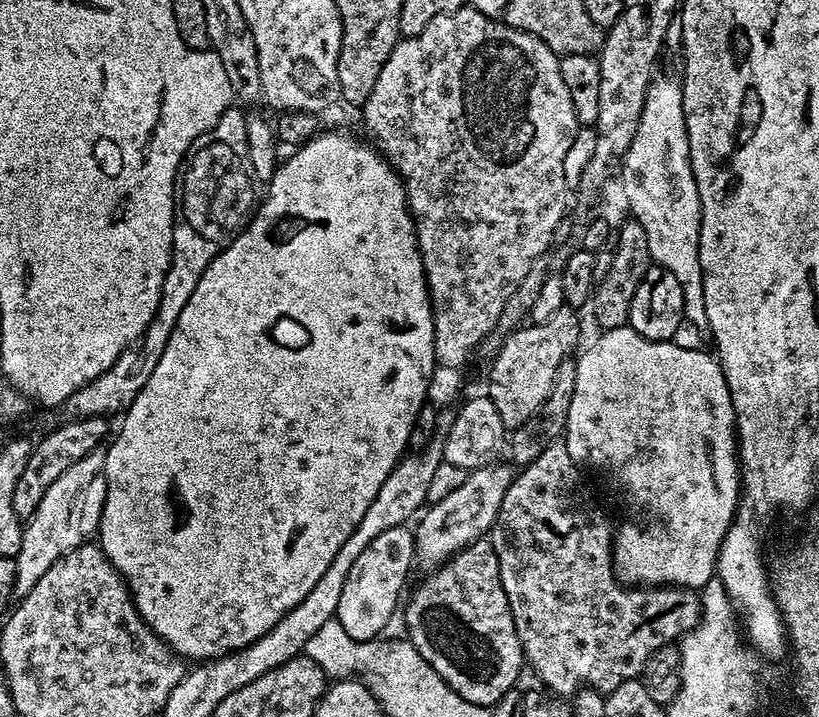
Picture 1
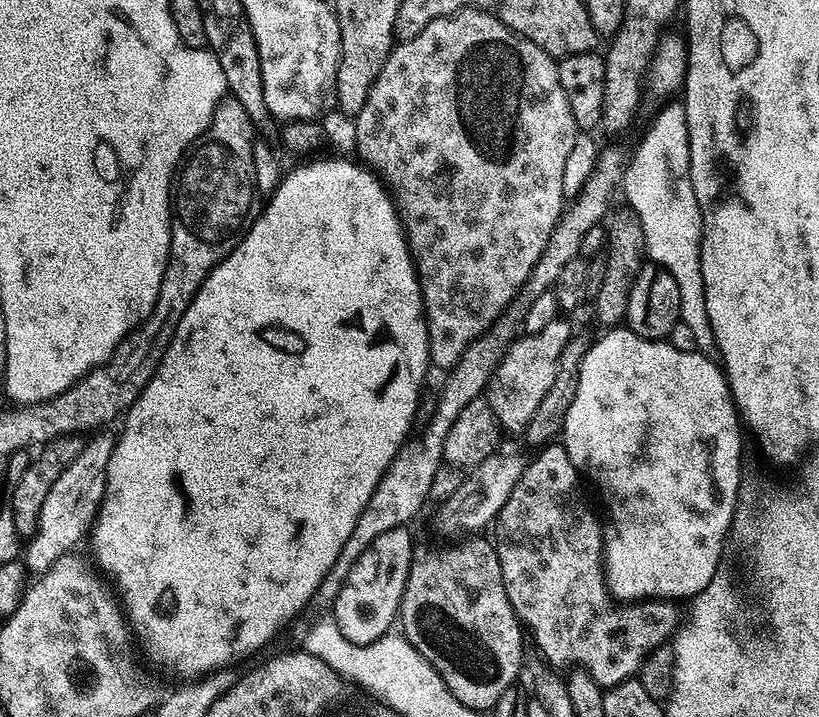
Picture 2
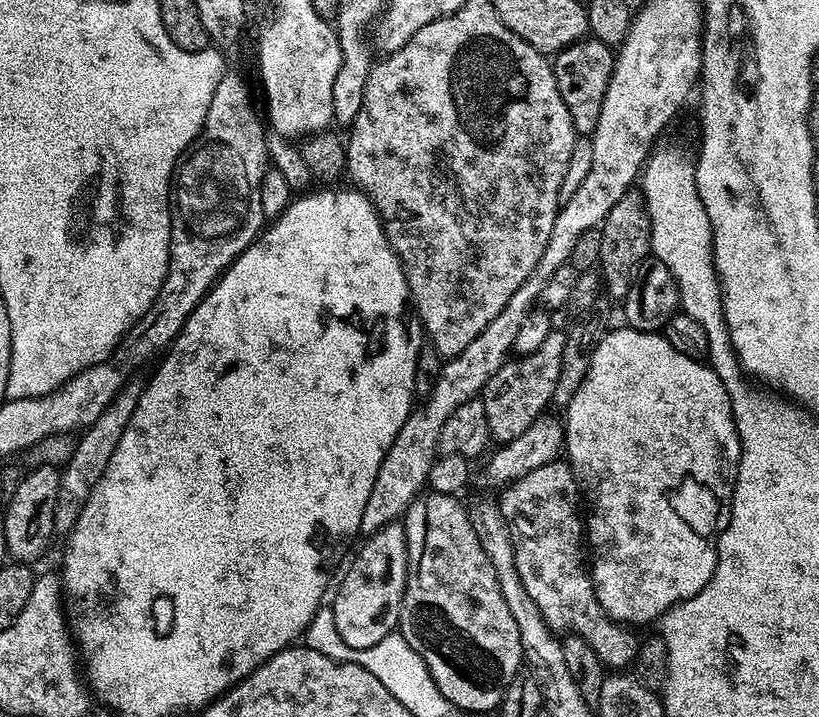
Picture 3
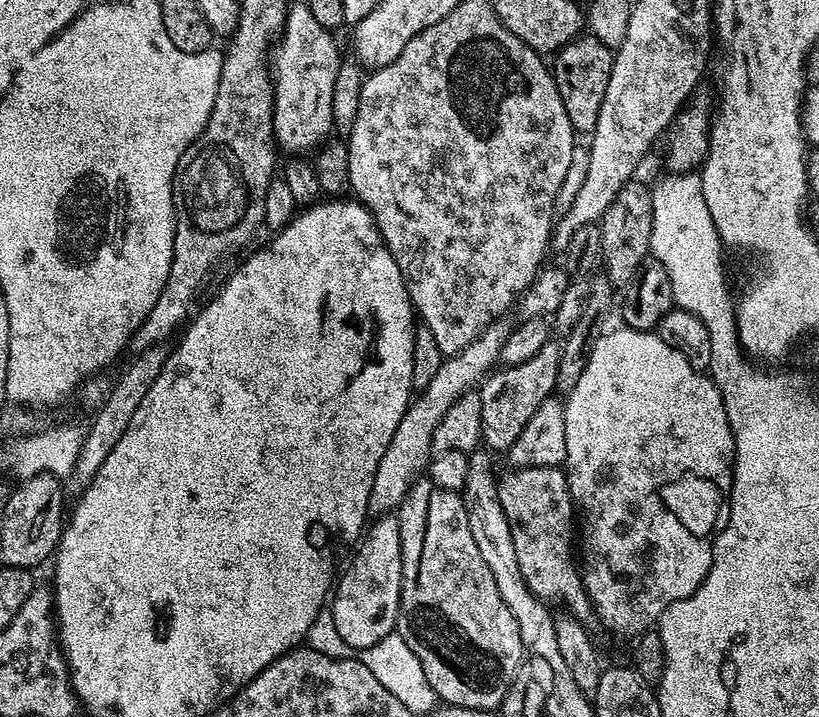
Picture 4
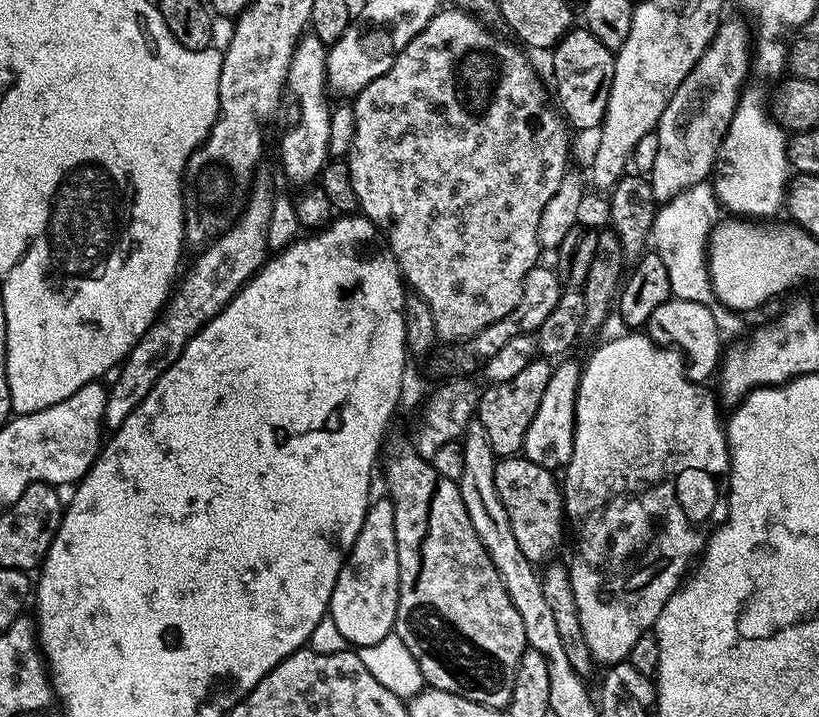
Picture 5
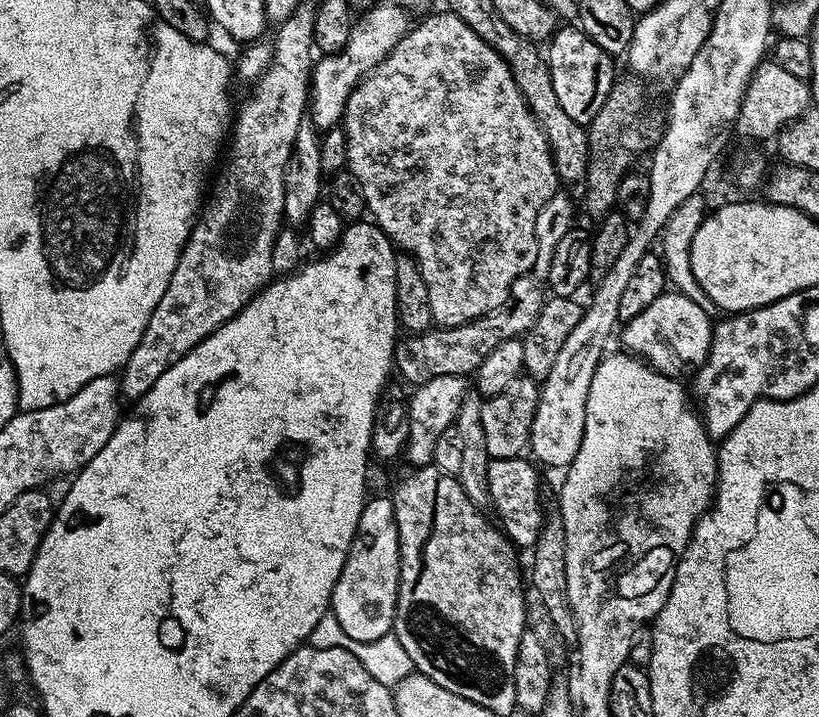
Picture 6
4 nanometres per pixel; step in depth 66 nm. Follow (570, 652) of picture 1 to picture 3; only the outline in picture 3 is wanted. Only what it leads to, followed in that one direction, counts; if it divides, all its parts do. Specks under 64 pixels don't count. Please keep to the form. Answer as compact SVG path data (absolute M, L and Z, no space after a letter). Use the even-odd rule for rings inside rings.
M560 458L551 460L546 466L538 466L538 470L530 470L530 474L509 484L499 493L499 496L498 507L504 519L504 525L508 527L508 533L512 535L518 578L522 580L522 586L534 602L534 606L538 606L542 618L554 633L571 634L584 639L593 648L601 663L609 669L627 669L624 667L627 664L629 667L635 661L642 640L641 637L638 638L632 633L635 631L631 627L608 616L606 610L598 602L596 585L592 582L592 573L586 563L586 520L583 515L580 517L582 492L572 472L571 464Z

